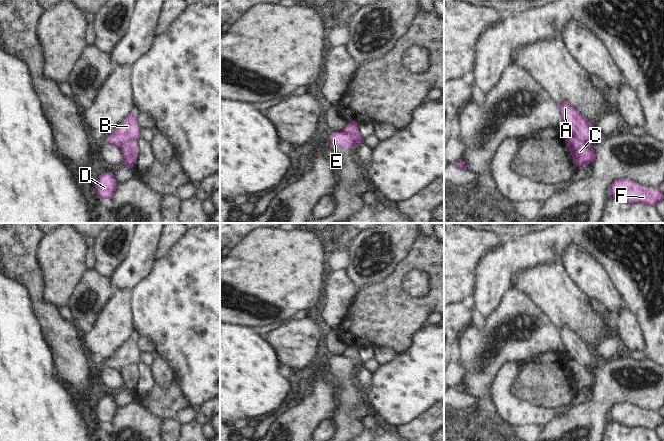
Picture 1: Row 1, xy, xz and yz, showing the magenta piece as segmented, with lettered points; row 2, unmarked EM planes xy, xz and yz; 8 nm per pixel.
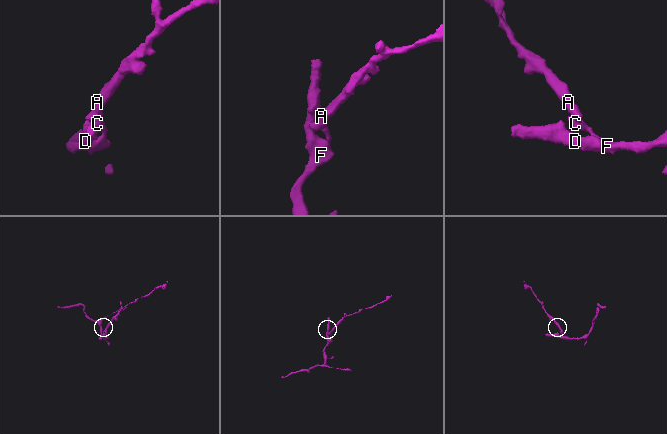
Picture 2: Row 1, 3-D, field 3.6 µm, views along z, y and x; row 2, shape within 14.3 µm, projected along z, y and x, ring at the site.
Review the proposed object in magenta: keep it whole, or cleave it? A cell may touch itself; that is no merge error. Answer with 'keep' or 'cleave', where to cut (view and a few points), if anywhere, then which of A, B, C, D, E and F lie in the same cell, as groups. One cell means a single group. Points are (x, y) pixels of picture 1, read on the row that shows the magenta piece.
cleave; cut xz (342, 130), (351, 133), (357, 142); groups A B E / C D F

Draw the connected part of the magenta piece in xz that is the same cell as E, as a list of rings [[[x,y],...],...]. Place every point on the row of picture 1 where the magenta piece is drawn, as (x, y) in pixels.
[[[333,132],[330,134],[328,141],[331,147],[351,148],[357,143],[357,139],[352,134],[340,132]]]

